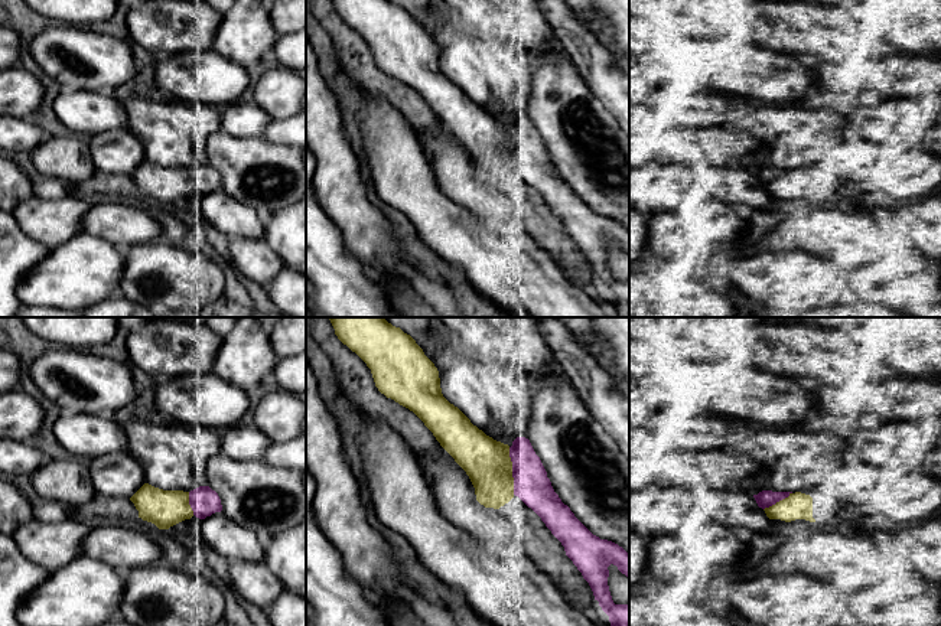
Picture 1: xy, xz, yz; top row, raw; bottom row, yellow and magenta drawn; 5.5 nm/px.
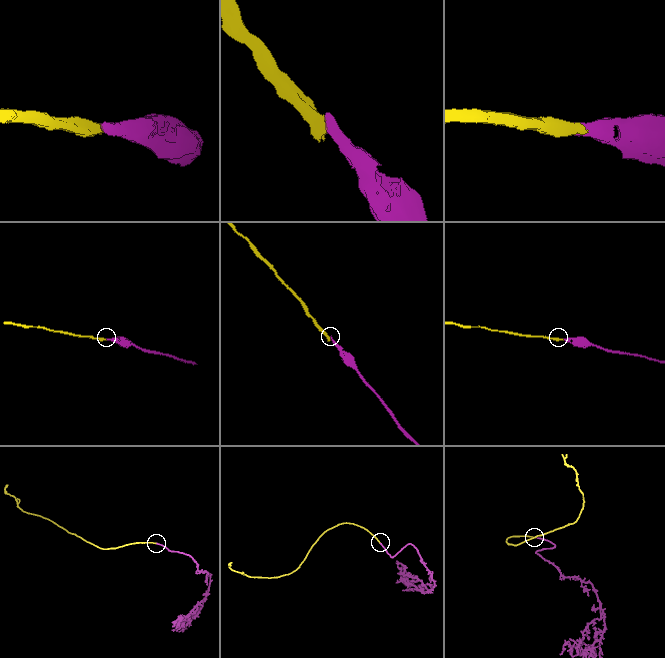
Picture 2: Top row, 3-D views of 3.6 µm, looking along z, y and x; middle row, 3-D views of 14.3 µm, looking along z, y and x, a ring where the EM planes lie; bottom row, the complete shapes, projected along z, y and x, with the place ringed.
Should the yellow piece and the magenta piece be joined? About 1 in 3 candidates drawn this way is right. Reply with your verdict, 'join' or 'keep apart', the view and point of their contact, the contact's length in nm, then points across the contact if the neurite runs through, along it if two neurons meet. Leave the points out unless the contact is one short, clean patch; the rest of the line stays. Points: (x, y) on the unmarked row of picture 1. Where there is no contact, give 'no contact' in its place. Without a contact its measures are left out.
join; contact xz (511, 147); length 260 nm

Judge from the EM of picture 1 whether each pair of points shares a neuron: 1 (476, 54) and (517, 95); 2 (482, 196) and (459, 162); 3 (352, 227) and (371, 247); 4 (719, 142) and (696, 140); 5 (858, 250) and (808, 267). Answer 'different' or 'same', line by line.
1: same
2: same
3: same
4: same
5: different

